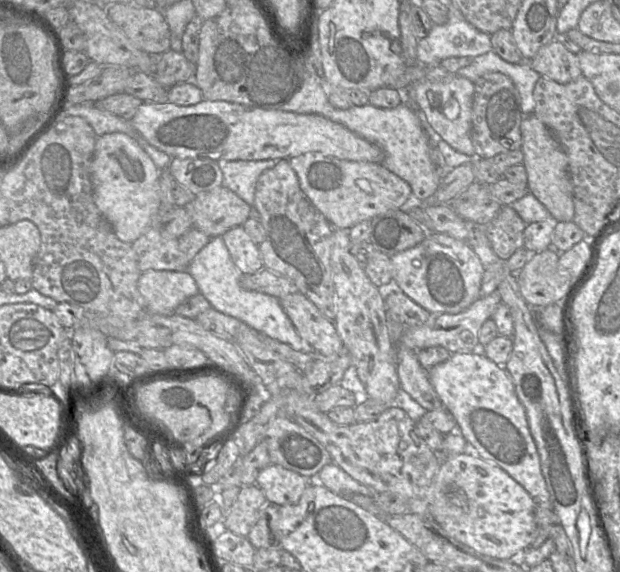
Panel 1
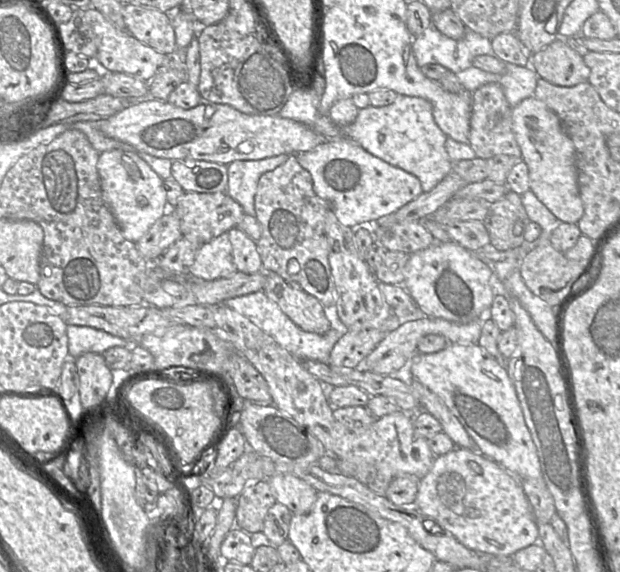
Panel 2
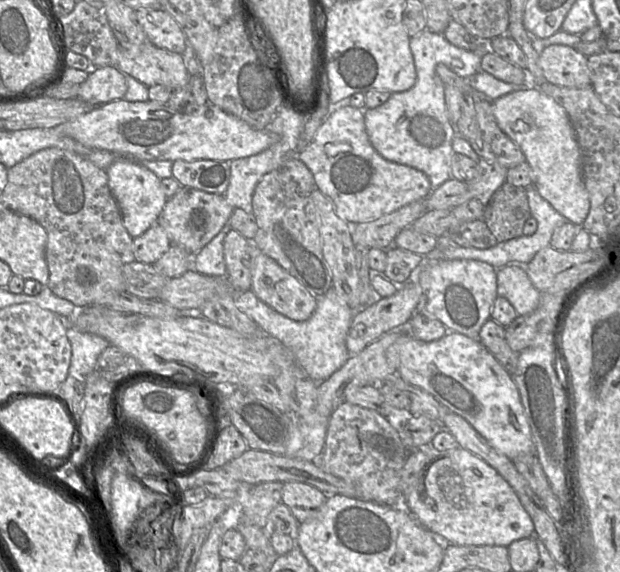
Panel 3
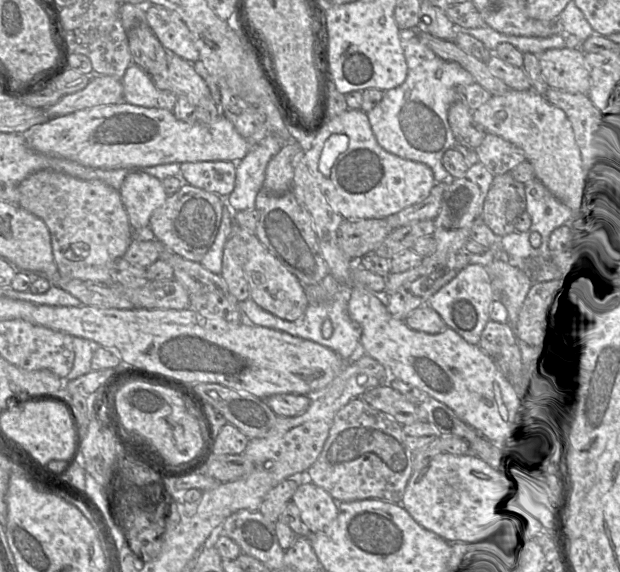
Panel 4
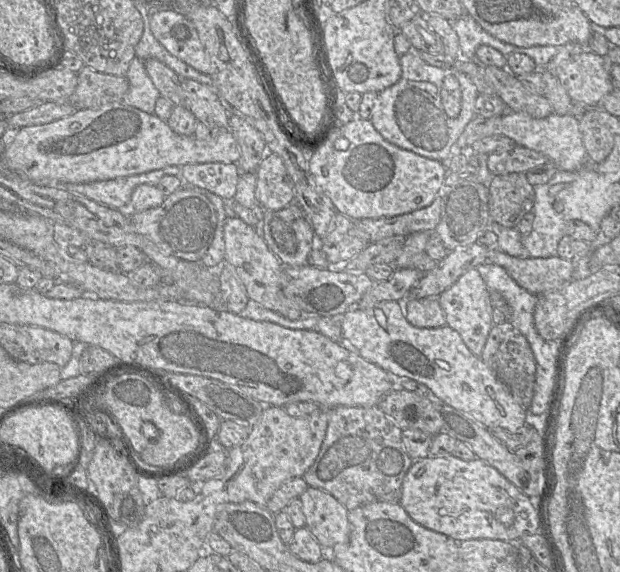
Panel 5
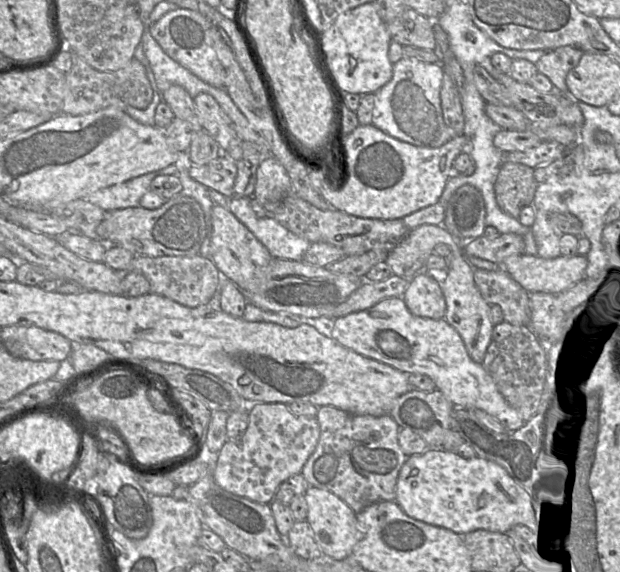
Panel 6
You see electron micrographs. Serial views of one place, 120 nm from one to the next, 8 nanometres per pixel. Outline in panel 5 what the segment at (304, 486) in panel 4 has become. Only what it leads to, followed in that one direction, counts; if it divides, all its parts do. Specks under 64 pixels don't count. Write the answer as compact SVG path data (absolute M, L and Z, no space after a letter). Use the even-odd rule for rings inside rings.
M309 487L299 496L305 527L324 550L346 543L350 537L348 510L330 493Z

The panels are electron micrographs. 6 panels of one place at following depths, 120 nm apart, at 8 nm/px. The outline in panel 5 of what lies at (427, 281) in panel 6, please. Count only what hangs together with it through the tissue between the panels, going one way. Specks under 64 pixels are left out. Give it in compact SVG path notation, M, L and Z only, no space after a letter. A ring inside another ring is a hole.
M438 297L398 300L407 321L417 328L439 328L447 325Z

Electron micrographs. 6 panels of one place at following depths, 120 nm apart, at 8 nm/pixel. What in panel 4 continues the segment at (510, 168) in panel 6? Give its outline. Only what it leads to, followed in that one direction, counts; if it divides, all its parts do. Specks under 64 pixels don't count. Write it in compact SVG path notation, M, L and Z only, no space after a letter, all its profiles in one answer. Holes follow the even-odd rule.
M511 173L496 175L484 202L484 224L496 235L505 237L517 232L517 223L526 211L526 186L516 181Z

